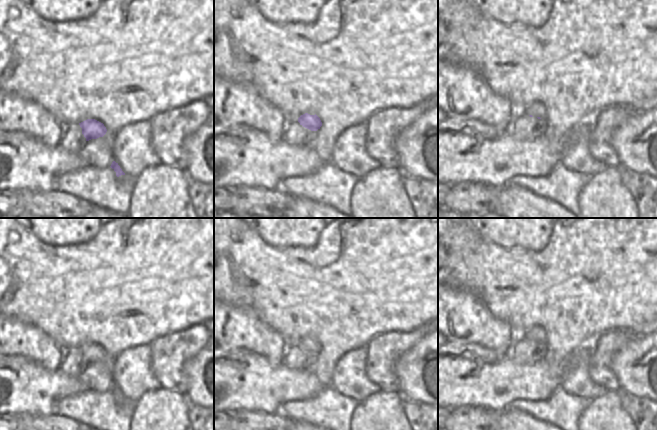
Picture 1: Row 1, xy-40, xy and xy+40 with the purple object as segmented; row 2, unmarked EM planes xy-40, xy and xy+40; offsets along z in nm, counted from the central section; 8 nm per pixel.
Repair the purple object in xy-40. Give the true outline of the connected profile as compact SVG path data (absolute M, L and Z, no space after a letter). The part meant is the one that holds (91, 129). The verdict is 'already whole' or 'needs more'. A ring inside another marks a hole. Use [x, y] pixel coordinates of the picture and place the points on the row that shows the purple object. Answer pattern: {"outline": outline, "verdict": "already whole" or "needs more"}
{"outline": "M87 119L79 123L79 125L82 128L82 134L86 138L86 141L103 137L107 132L104 124L95 119Z", "verdict": "already whole"}

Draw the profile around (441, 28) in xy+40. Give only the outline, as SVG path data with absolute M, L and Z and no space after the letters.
M438 19L438 47L442 45L446 38L446 28L444 24Z

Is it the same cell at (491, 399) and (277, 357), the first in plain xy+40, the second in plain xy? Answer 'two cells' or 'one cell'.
two cells

